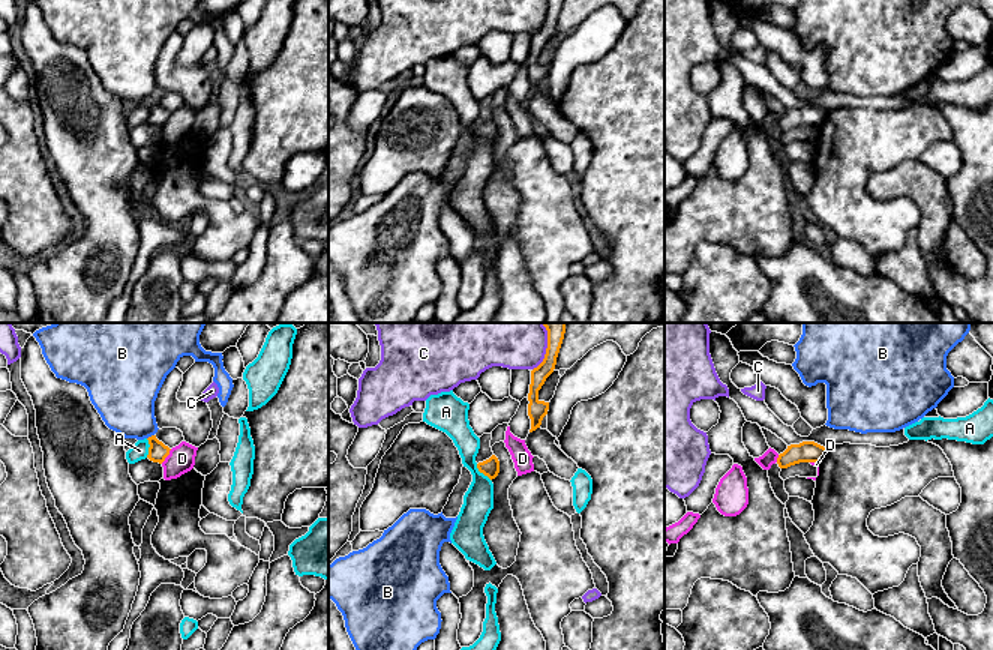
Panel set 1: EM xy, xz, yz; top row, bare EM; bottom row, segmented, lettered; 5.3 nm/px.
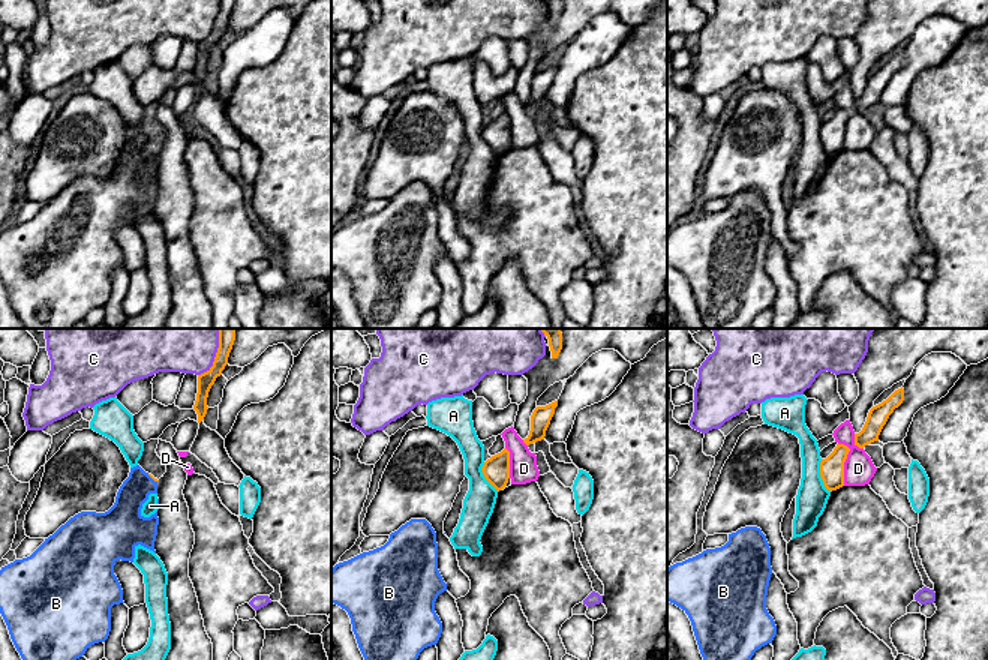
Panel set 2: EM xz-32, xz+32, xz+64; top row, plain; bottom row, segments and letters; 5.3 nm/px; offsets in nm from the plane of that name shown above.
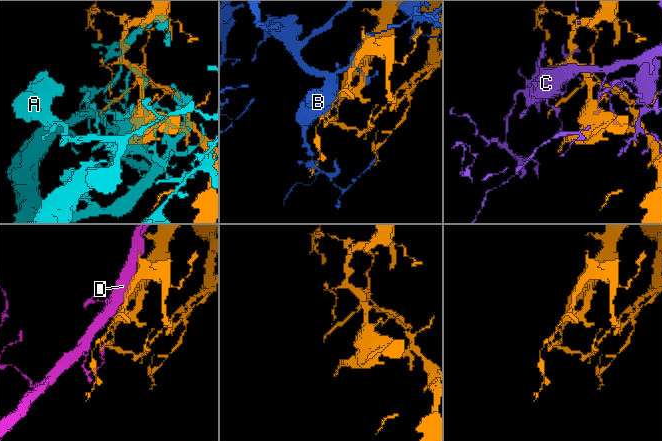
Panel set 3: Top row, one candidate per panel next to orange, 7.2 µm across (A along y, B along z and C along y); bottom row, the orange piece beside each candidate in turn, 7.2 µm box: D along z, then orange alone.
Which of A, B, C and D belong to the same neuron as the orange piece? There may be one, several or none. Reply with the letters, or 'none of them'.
none of them

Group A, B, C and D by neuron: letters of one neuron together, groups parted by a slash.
A / B / C / D

